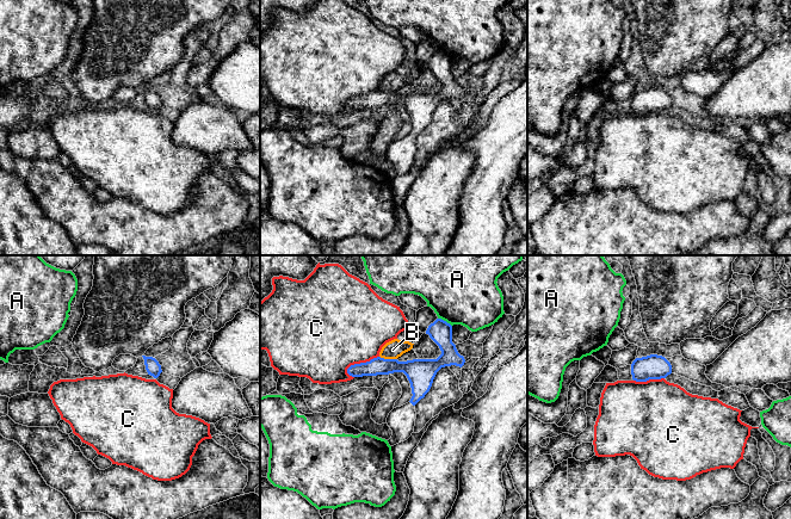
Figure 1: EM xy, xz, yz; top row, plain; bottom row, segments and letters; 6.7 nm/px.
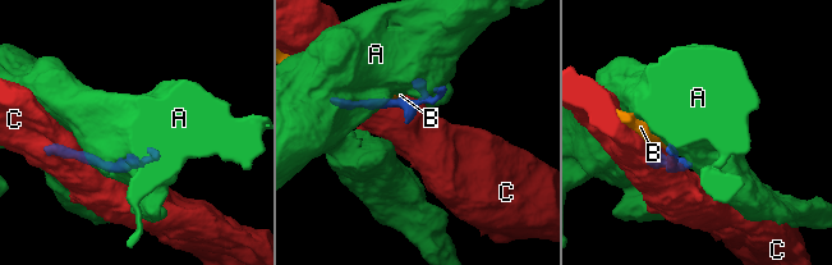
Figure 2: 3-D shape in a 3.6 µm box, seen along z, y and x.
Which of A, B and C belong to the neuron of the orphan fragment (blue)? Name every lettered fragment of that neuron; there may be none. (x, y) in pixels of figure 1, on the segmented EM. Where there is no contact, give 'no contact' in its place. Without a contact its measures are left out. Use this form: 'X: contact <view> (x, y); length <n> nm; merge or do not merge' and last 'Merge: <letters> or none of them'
A: contact xz (445, 321); length 110 nm; do not merge
B: contact xz (388, 359); length 120 nm; do not merge
C: contact xz (360, 363); length 260 nm; do not merge
Merge: none of them

